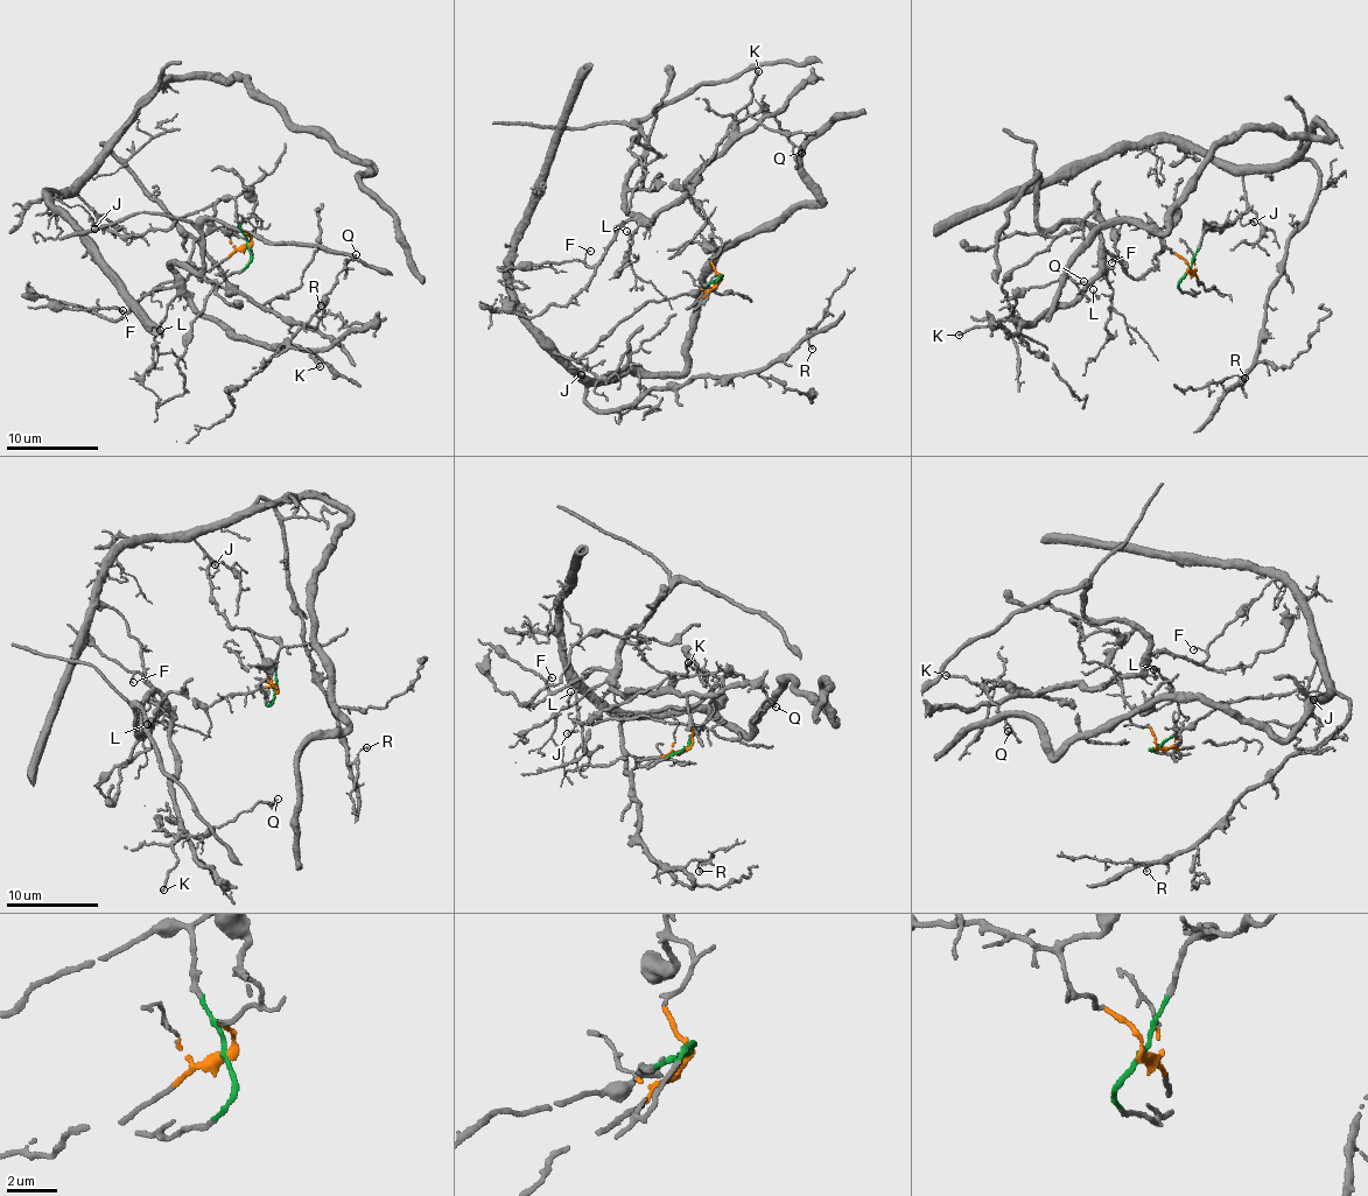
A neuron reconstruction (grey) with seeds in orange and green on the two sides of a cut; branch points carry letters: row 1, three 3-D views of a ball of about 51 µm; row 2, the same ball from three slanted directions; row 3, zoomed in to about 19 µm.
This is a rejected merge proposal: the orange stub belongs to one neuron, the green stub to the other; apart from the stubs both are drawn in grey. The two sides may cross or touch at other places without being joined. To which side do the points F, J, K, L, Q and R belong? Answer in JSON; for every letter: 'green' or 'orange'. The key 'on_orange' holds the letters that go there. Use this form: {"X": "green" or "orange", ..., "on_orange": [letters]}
{"F": "orange", "J": "green", "K": "orange", "L": "orange", "Q": "orange", "R": "green", "on_orange": ["F", "K", "L", "Q"]}

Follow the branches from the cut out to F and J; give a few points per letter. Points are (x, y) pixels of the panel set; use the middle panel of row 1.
F: (718, 280), (710, 224), (686, 188), (666, 183), (629, 191), (636, 218), (589, 267), (590, 251)
J: (718, 280), (643, 304), (619, 319), (587, 354), (588, 363), (581, 374)

